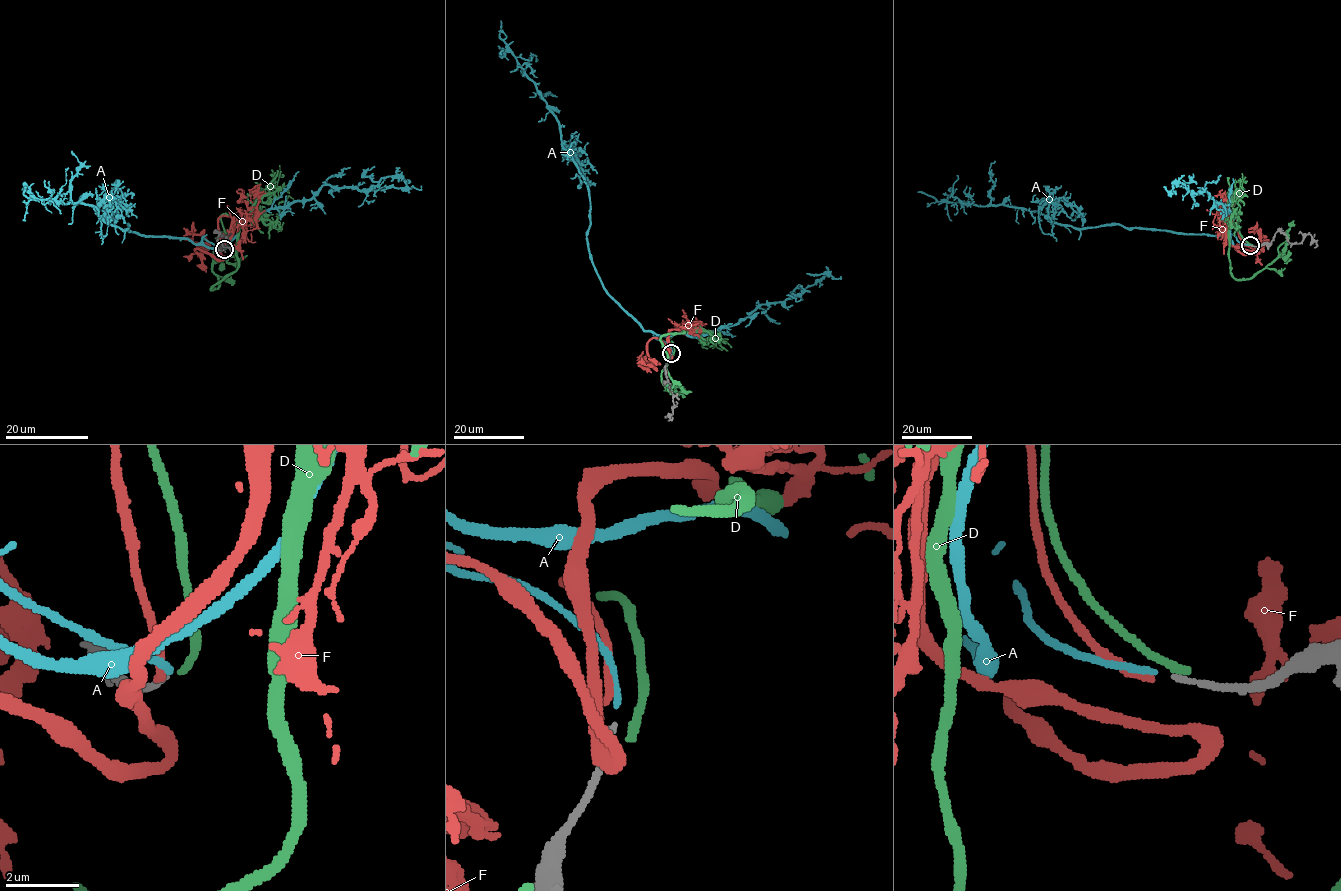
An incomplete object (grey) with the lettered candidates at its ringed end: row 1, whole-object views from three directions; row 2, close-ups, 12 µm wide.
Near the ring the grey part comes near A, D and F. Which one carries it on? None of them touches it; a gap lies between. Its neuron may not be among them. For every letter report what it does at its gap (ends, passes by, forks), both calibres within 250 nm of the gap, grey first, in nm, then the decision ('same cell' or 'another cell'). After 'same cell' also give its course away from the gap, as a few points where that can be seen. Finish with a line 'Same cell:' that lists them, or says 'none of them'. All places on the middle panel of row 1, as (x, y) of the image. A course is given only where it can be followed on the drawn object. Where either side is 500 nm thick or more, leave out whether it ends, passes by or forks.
A: it ends; calibres 130 and 160 nm; same cell; course (671, 352), (604, 288), (588, 249), (588, 184), (563, 147), (558, 120), (500, 37), (500, 20)
D: it ends; calibres 130 and 240 nm; another cell
F: it ends; calibres 130 and 200 nm; another cell
Same cell: A

